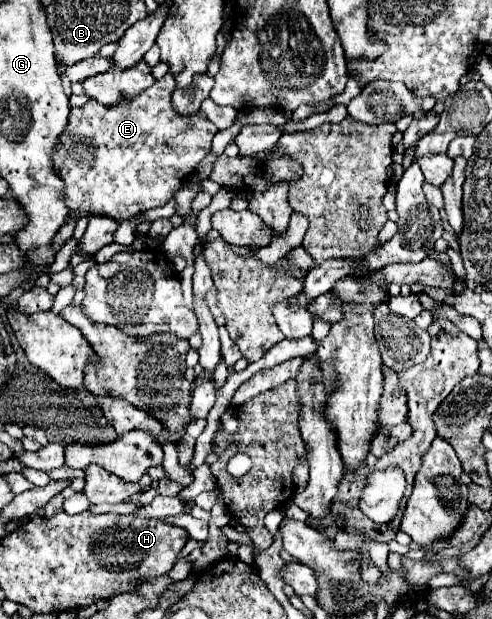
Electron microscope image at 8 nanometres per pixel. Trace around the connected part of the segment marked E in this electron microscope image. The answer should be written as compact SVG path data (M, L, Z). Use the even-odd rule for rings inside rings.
M165 74L149 90L133 98L133 102L105 106L89 100L81 108L71 108L67 128L61 134L61 146L57 146L57 154L53 154L53 166L57 166L57 174L61 174L65 182L65 202L69 202L71 210L127 220L149 208L161 208L173 198L189 176L189 170L195 170L211 150L211 140L217 134L217 126L209 122L203 112L185 118L173 110L171 94L175 88L177 82L173 82L173 74Z

